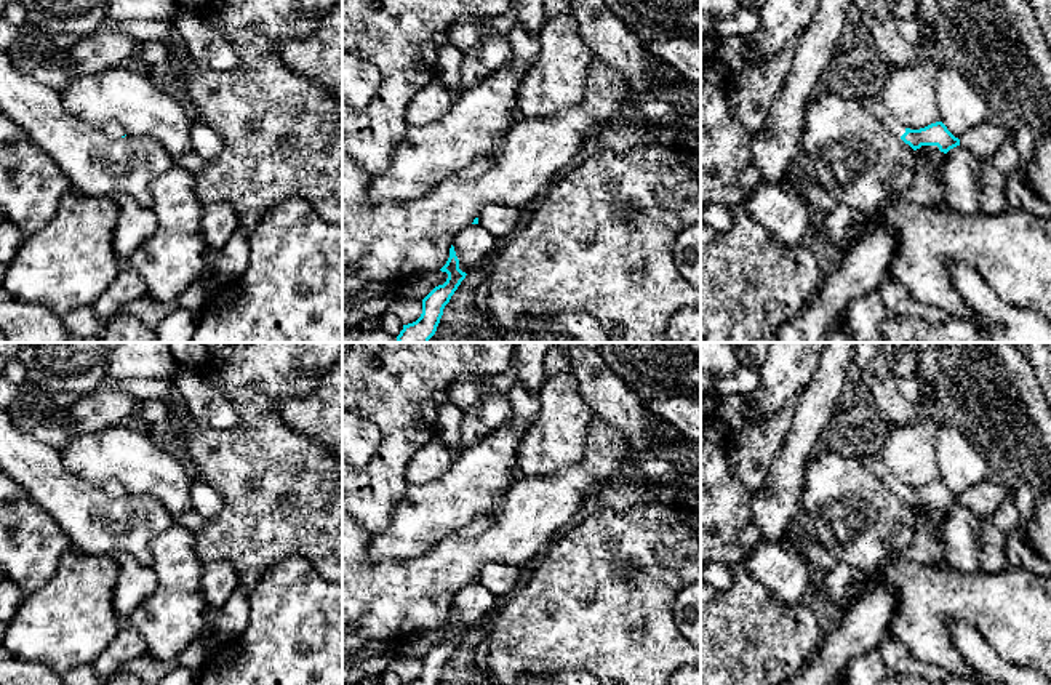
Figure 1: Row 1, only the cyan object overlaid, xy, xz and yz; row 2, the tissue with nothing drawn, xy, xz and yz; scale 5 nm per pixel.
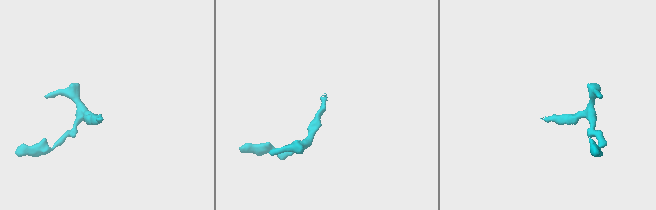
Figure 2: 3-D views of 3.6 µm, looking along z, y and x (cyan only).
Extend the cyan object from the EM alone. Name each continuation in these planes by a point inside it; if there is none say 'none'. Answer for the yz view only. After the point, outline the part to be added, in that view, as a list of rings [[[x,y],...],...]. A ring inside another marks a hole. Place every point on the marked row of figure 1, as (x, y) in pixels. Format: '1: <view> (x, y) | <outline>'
1: yz (874, 104) | [[[857,98],[857,101],[870,110],[885,126],[889,133],[901,138],[905,133],[905,126],[902,126],[899,122],[896,122],[891,114],[886,110],[886,107],[881,104],[880,98]]]

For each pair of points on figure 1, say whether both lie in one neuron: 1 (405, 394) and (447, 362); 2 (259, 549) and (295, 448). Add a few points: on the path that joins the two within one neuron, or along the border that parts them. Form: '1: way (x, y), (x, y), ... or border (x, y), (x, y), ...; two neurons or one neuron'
1: way (415, 384), (437, 362); one neuron
2: way (261, 524), (275, 506), (279, 474); one neuron

